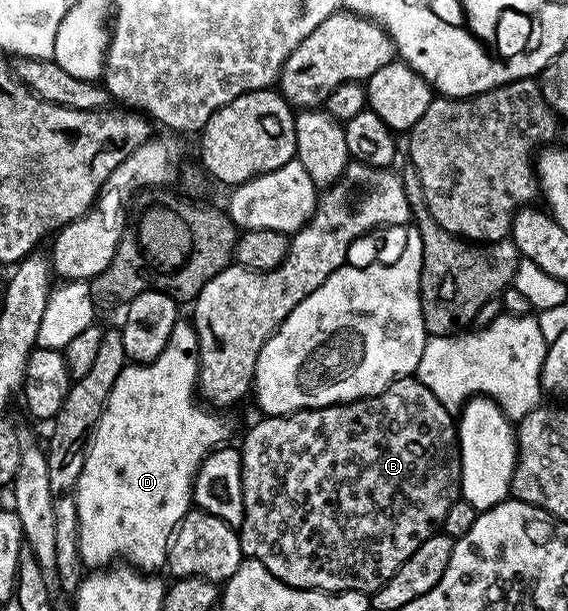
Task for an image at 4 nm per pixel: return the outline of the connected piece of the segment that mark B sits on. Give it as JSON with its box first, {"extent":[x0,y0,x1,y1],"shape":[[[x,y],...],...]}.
{"extent":[238,376,462,594],"shape":[[[403,376],[401,380],[393,380],[387,388],[380,394],[375,396],[365,396],[363,400],[347,400],[340,404],[329,404],[327,408],[305,408],[302,412],[293,412],[287,416],[268,416],[263,415],[262,420],[258,420],[246,432],[246,437],[240,443],[240,451],[242,454],[242,485],[244,486],[244,522],[238,532],[238,541],[242,543],[243,557],[260,562],[266,567],[276,578],[280,578],[280,582],[284,582],[293,588],[309,588],[316,592],[364,592],[372,594],[380,586],[384,586],[384,582],[388,582],[388,578],[392,578],[392,574],[396,574],[396,570],[400,570],[400,566],[404,566],[404,562],[408,562],[408,558],[412,558],[412,554],[416,549],[424,543],[429,537],[435,535],[441,529],[444,522],[444,516],[451,509],[452,504],[459,500],[462,494],[462,471],[460,470],[460,454],[458,453],[458,429],[456,420],[452,413],[437,400],[432,390],[428,390],[428,386],[424,386],[414,376]]]}

